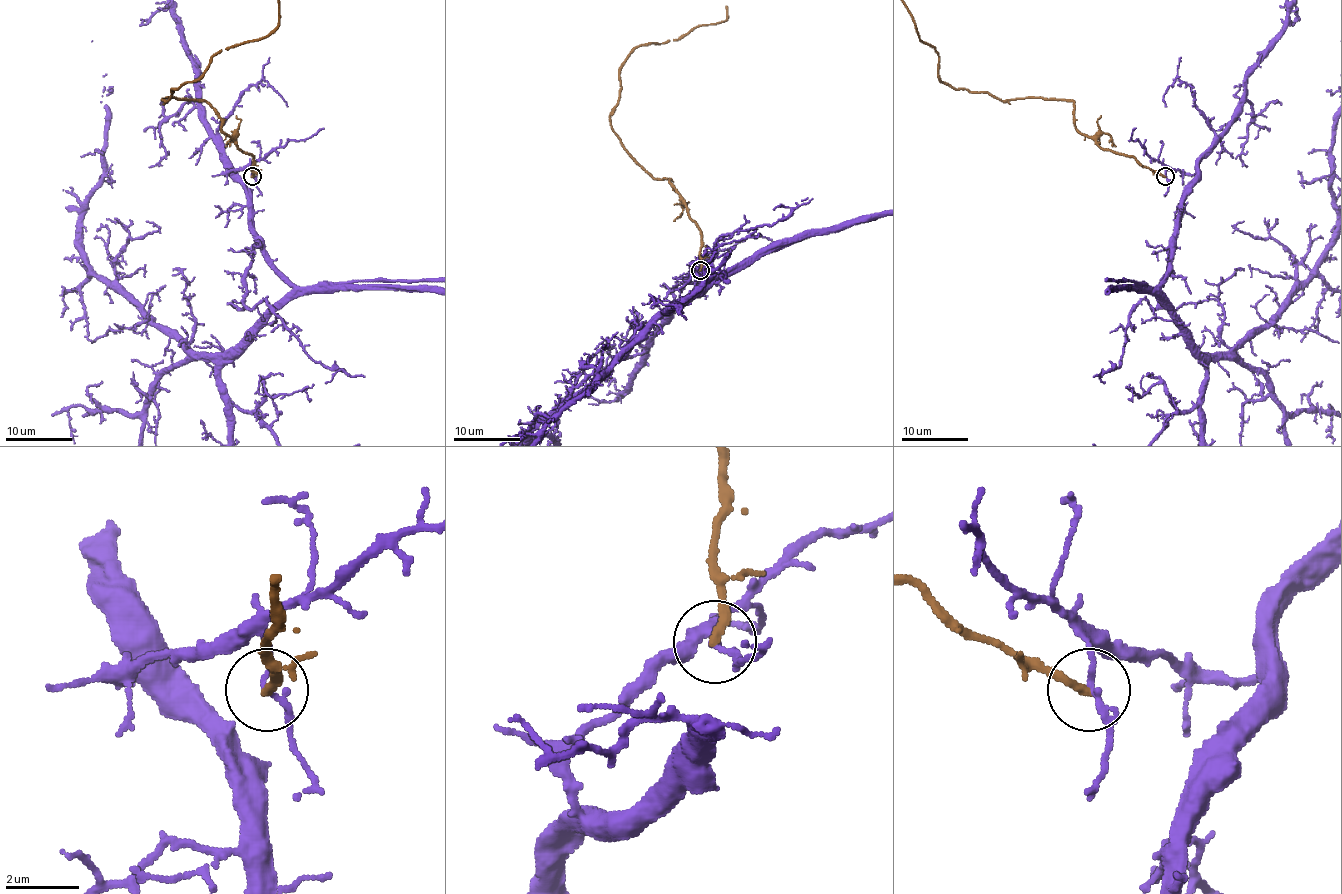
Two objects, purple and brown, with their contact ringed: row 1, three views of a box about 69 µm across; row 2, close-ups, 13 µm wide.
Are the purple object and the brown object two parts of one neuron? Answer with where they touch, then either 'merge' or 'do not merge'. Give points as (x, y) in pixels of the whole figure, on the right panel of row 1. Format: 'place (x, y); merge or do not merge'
place (1165, 176); do not merge

